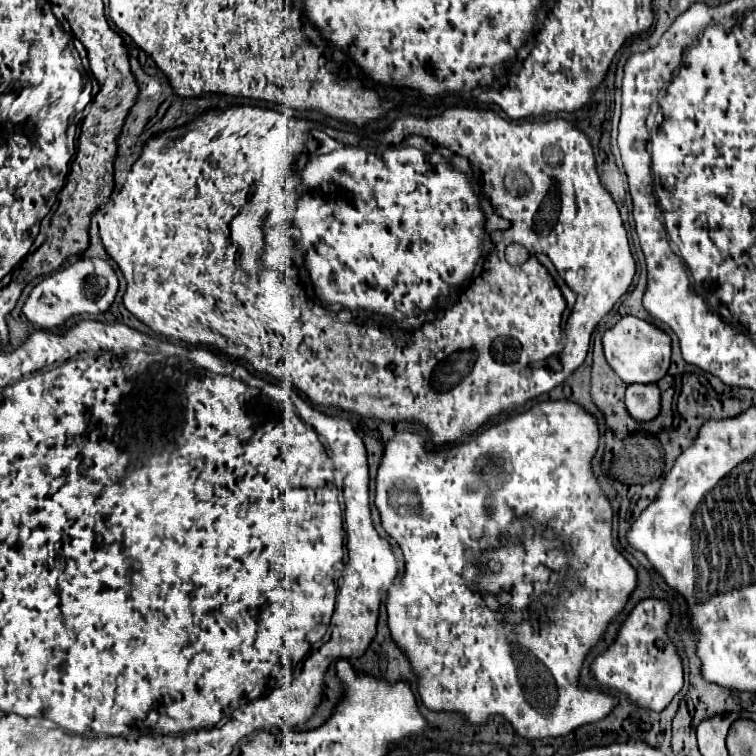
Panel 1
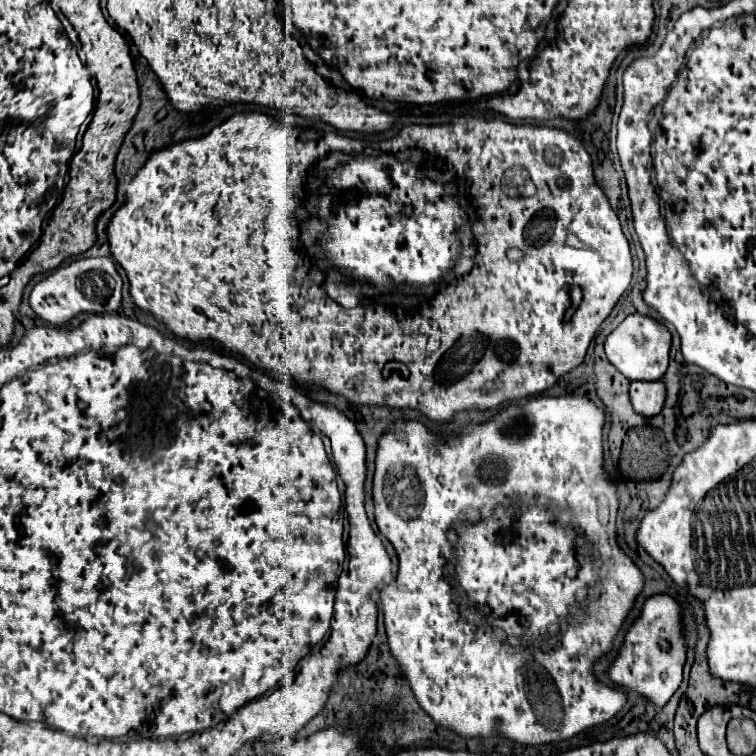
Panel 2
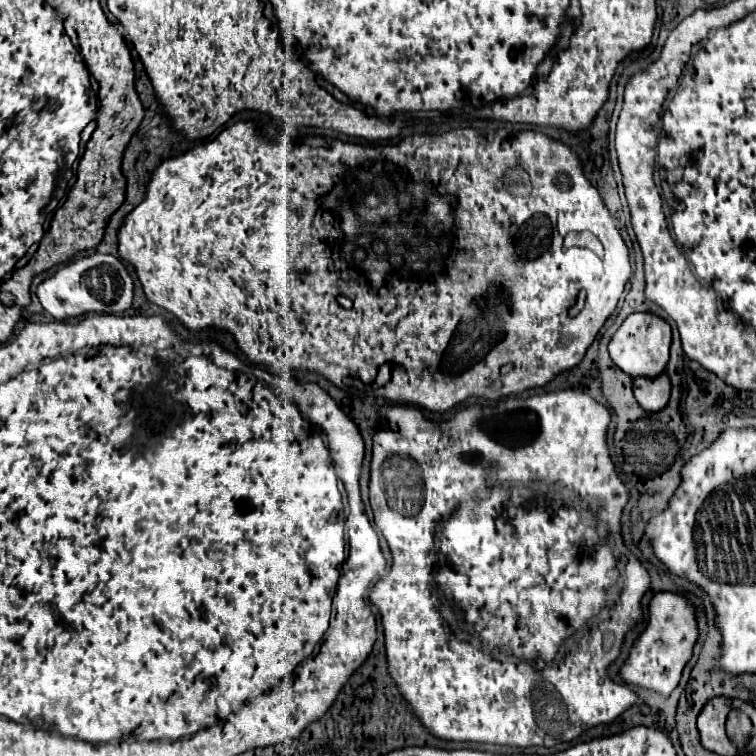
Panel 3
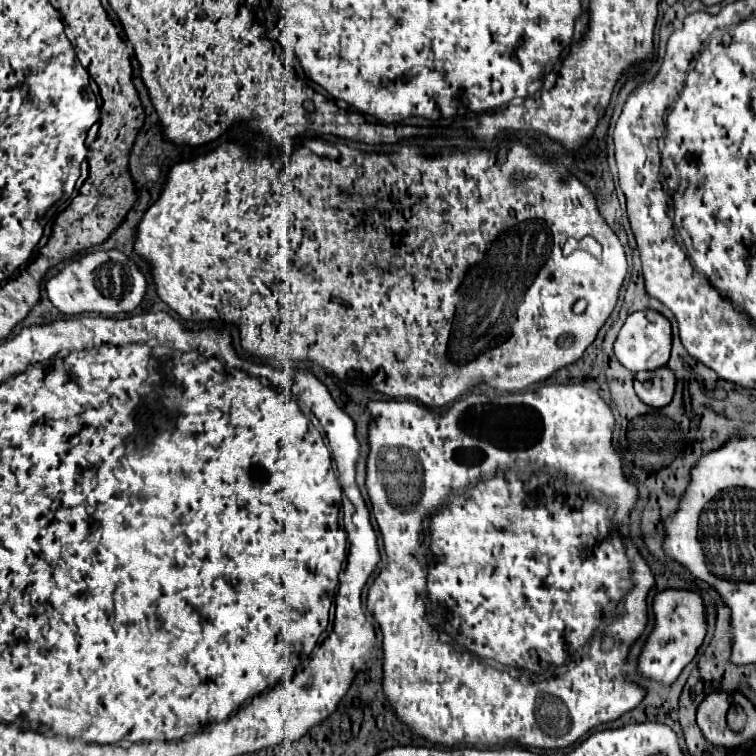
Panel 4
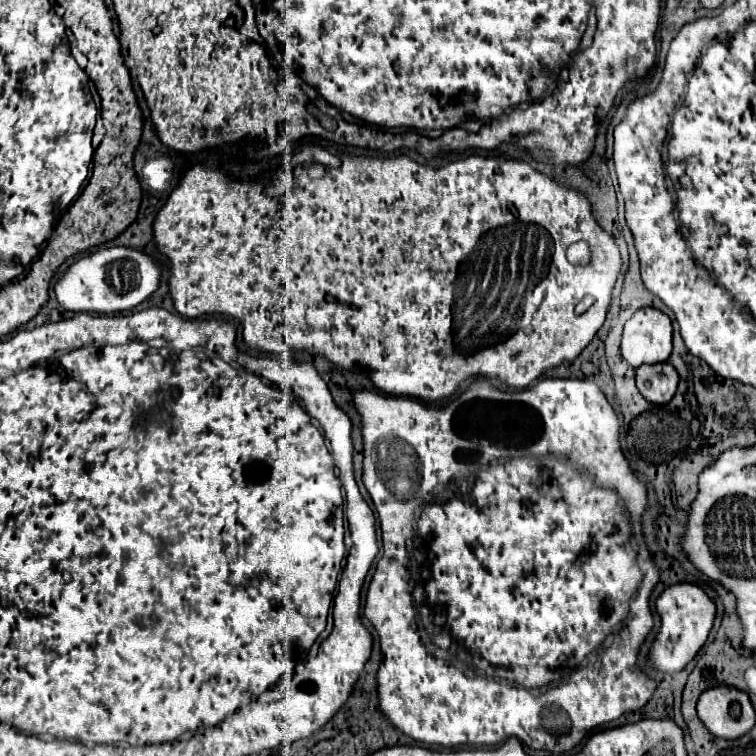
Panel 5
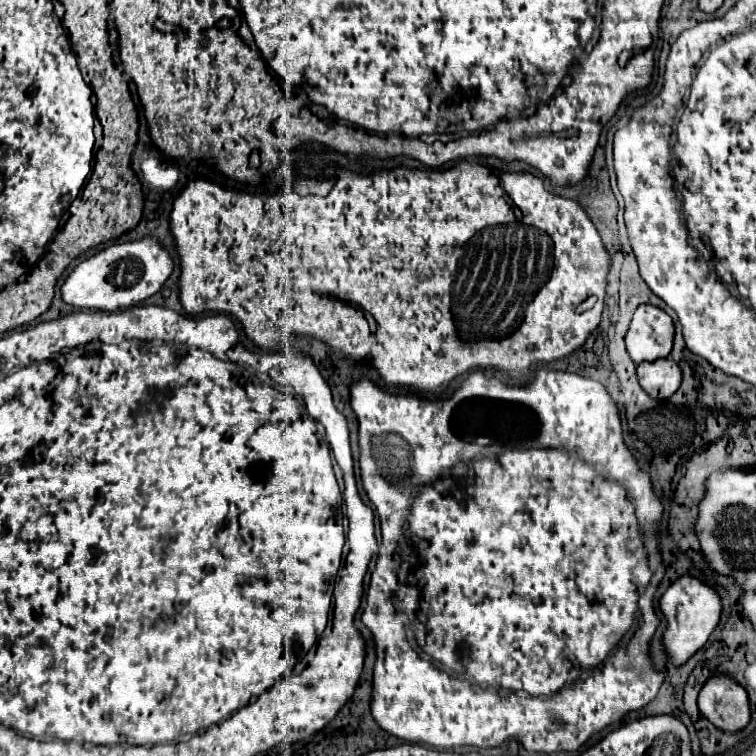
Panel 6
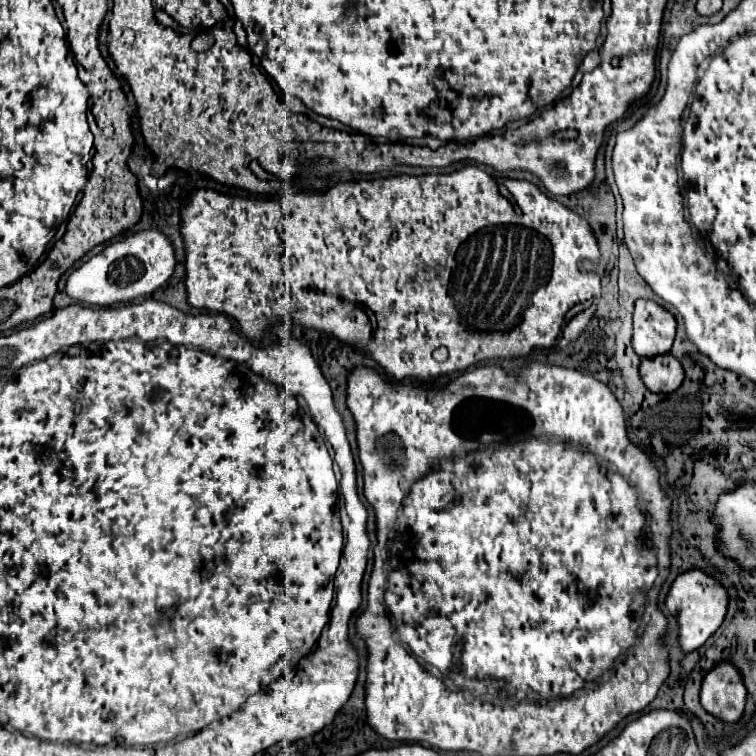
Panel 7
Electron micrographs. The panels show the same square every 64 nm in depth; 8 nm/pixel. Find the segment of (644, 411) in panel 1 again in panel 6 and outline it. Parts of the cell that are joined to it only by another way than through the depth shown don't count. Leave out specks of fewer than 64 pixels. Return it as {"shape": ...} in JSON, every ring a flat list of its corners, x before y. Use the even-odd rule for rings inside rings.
{"shape":[[672,358,642,362,636,372,638,372,638,382,642,390,656,400,670,398,682,382,682,372]]}

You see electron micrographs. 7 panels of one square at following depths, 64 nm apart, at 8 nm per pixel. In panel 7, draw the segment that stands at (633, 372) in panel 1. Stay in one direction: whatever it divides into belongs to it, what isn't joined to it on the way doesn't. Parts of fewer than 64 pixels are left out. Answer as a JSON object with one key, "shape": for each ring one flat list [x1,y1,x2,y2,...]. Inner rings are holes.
{"shape":[[638,300,634,308,632,348,640,358,668,354,676,334,674,316,652,300]]}

